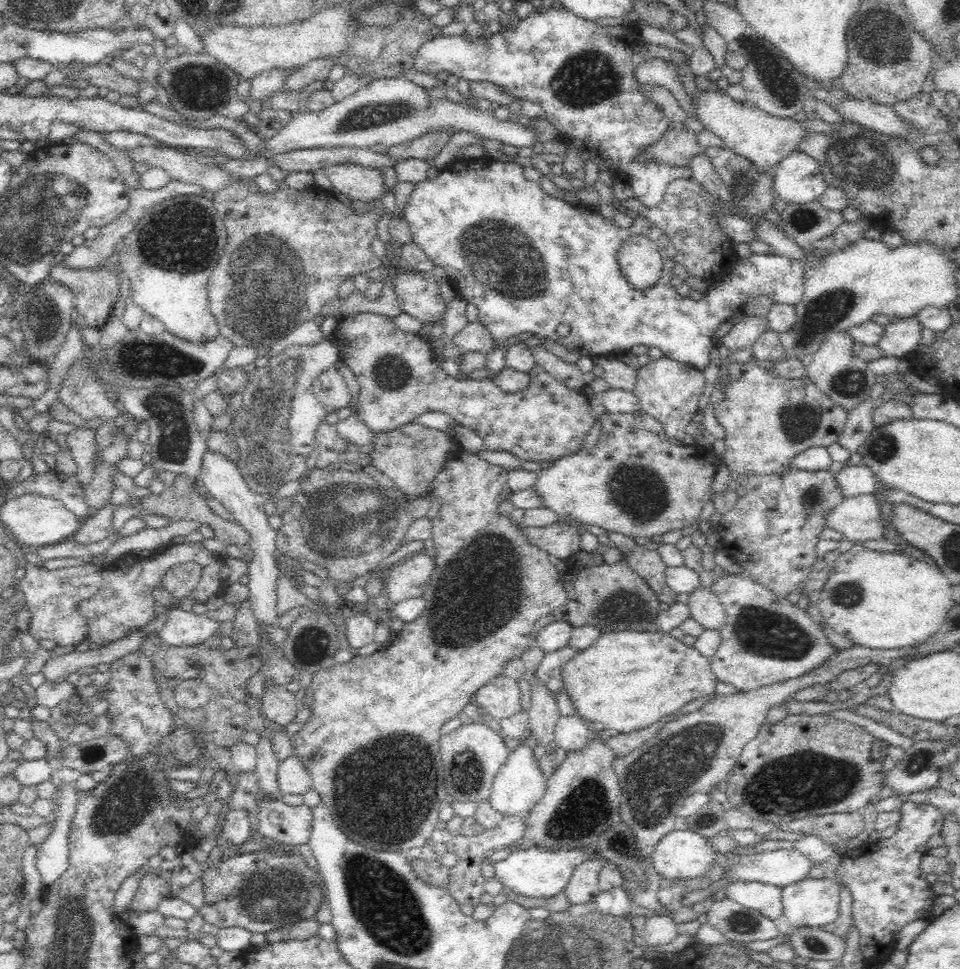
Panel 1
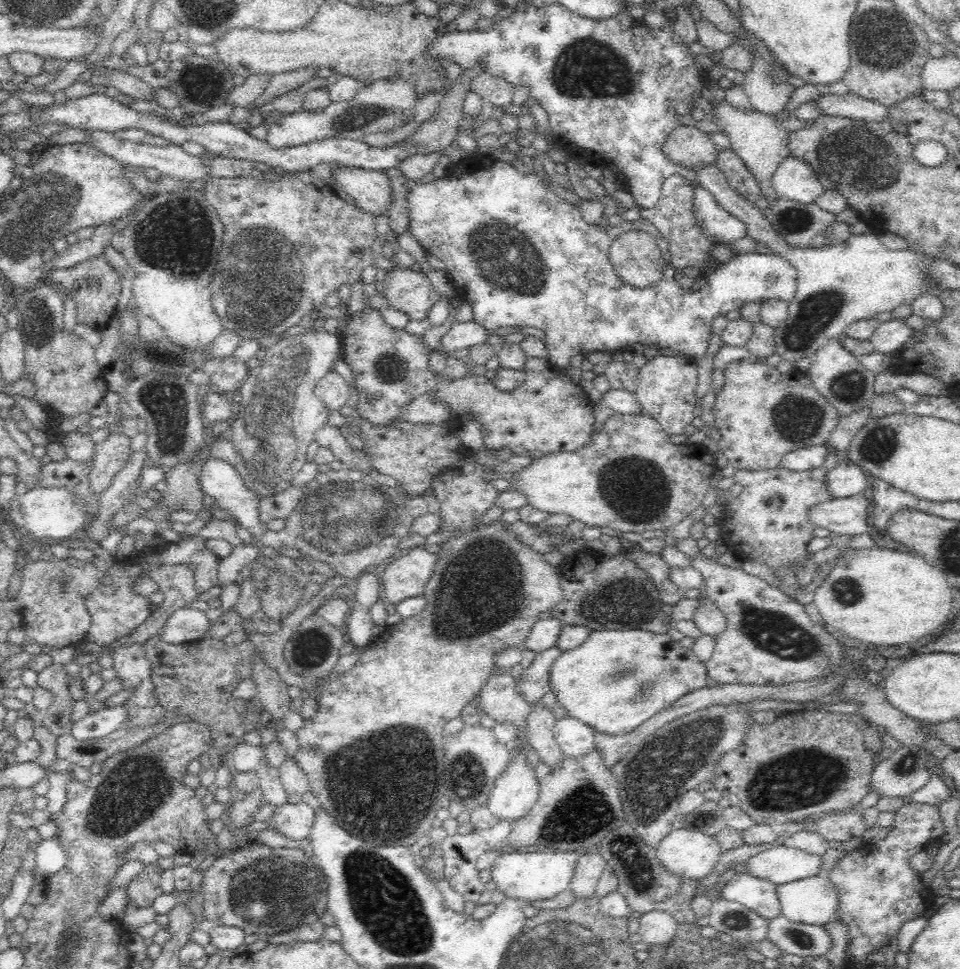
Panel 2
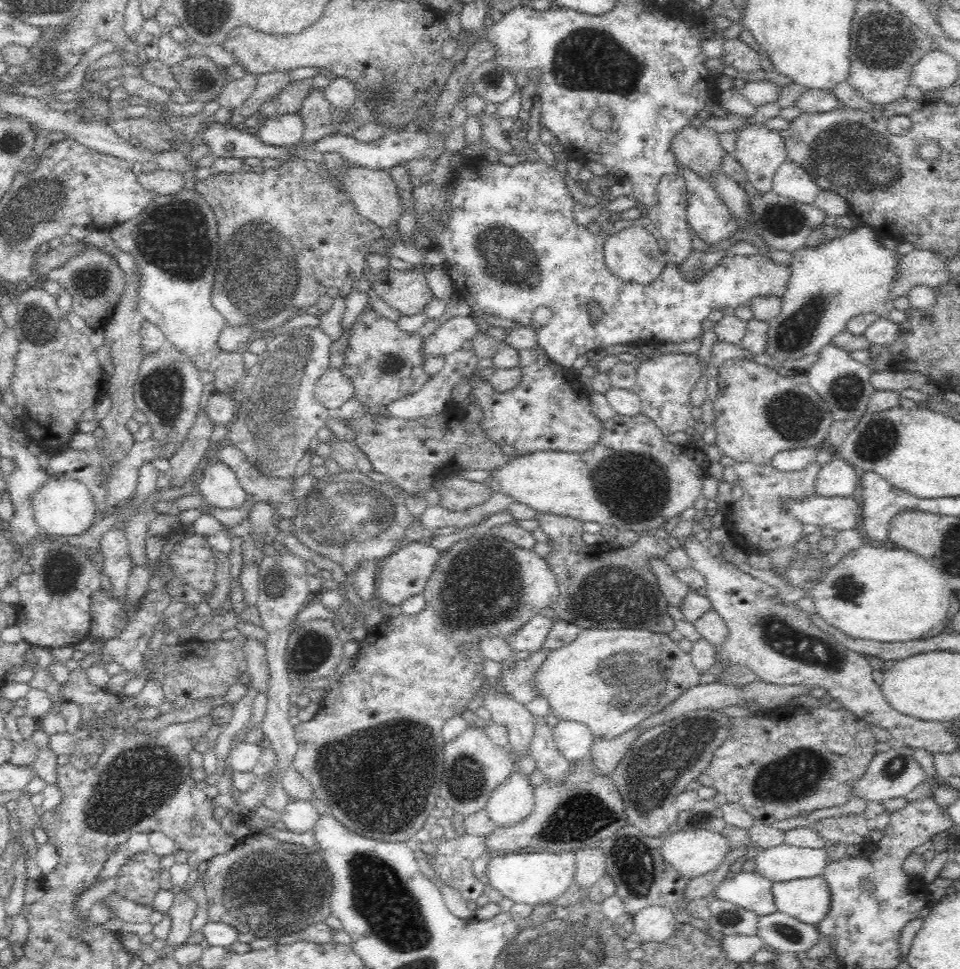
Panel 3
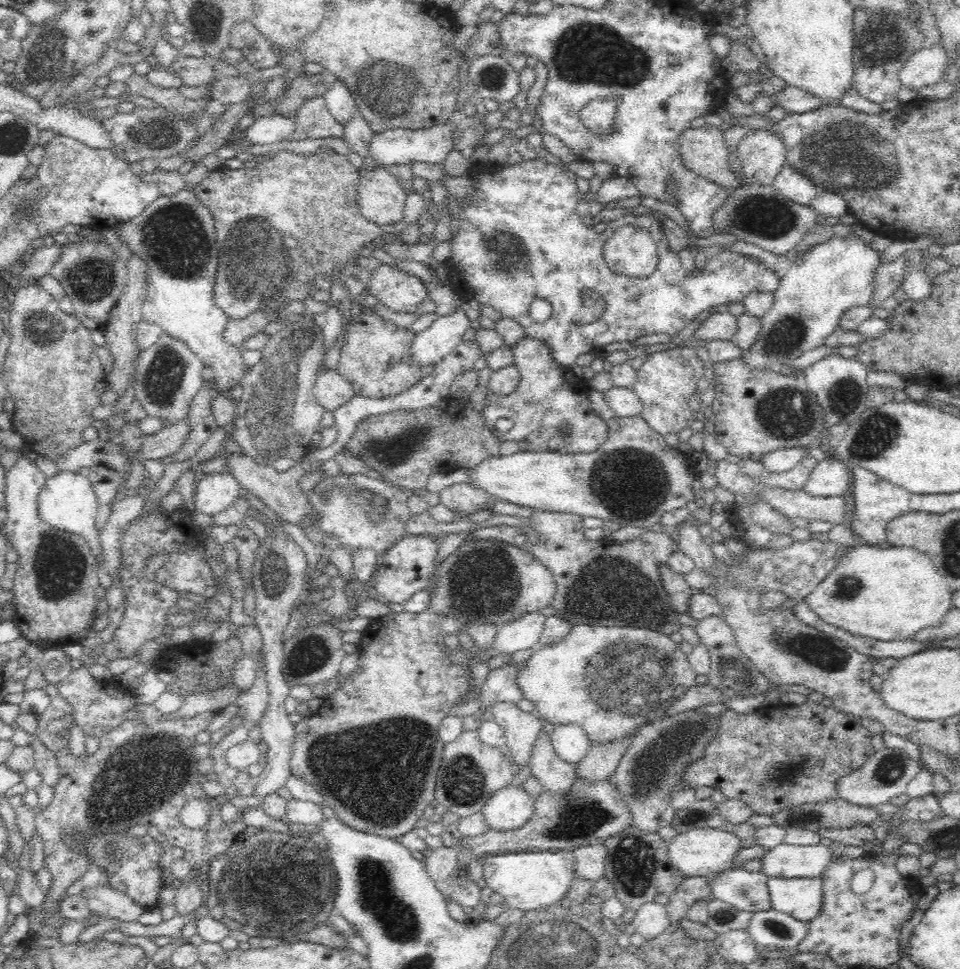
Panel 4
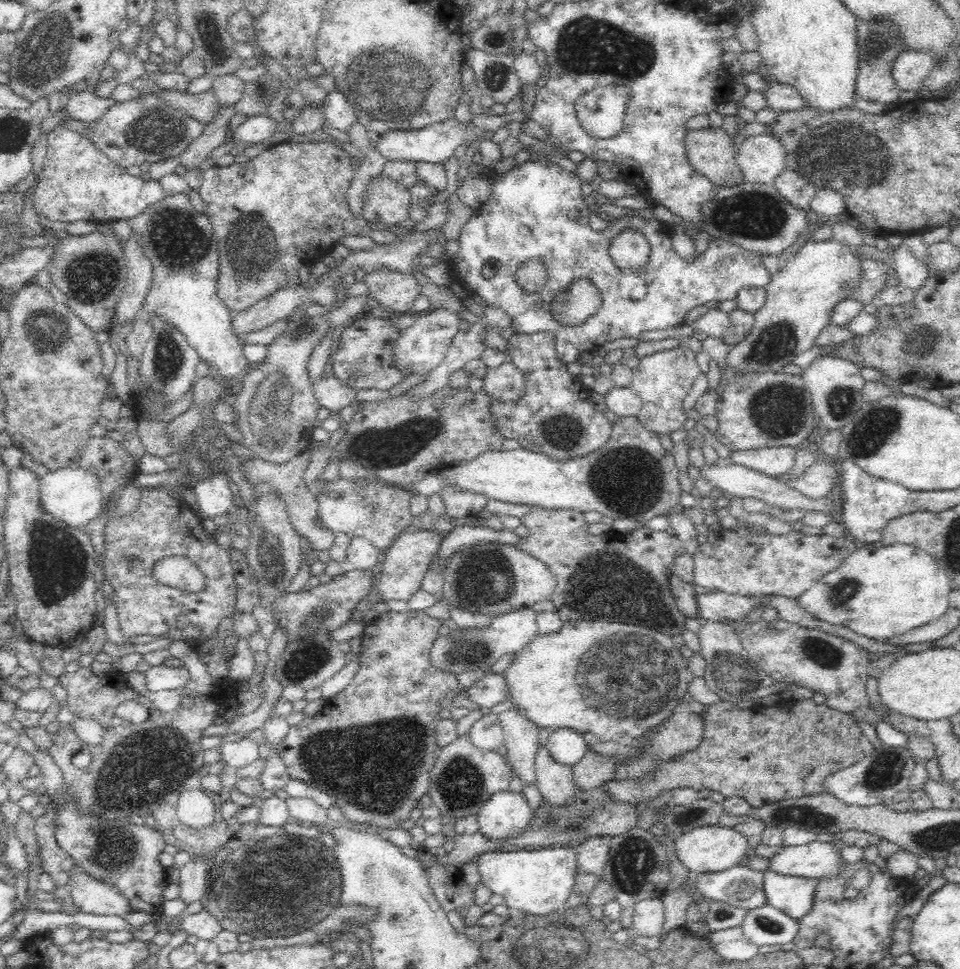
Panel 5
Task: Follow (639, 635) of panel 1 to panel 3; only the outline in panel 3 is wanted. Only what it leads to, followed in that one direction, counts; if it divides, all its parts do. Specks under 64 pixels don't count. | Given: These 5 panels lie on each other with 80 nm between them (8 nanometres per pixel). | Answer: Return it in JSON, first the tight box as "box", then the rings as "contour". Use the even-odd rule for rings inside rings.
{"box":[536,629,707,736],"contour":[[[582,629],[572,644],[549,652],[536,678],[540,696],[548,698],[551,711],[559,720],[585,724],[596,736],[618,736],[636,728],[645,718],[660,712],[689,688],[697,687],[707,677],[694,667],[690,653],[678,647],[667,634],[642,629]]]}

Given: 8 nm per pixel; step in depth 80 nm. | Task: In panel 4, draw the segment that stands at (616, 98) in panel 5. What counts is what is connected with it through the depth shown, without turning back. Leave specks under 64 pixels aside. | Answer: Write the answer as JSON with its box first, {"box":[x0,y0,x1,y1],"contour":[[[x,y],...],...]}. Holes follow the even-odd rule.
{"box":[580,99,616,134],"contour":[[[594,99],[580,113],[585,127],[596,134],[614,132],[616,101],[614,99]]]}

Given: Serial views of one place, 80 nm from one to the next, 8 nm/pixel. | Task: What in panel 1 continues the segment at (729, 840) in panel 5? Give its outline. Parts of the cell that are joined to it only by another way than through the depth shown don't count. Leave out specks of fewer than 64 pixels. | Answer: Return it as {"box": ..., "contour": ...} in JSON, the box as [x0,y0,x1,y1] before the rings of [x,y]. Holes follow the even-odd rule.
{"box":[651,829,714,881],"contour":[[[674,829],[658,842],[651,862],[664,880],[690,881],[712,871],[714,852],[711,841],[701,834]]]}

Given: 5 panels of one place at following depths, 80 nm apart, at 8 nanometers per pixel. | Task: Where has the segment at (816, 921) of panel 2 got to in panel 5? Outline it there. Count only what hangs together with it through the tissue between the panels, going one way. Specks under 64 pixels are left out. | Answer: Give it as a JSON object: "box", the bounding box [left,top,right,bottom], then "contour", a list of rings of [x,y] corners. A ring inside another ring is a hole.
{"box":[764,872,818,921],"contour":[[[764,872],[764,891],[768,905],[800,921],[814,910],[818,894],[818,879],[780,876]]]}

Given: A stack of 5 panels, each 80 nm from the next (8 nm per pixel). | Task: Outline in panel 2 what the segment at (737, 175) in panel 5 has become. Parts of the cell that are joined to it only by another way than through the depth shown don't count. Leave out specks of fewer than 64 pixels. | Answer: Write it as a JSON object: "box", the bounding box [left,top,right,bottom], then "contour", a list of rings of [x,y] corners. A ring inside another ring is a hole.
{"box":[662,125,718,170],"contour":[[[678,125],[662,142],[662,153],[670,162],[693,170],[702,164],[714,165],[718,150],[710,137],[694,125]]]}

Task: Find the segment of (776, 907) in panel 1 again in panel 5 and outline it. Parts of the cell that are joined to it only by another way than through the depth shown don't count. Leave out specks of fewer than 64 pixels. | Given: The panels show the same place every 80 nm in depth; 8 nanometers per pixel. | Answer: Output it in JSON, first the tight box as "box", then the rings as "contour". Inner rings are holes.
{"box":[696,863,768,911],"contour":[[[744,863],[723,872],[700,874],[696,878],[698,891],[705,901],[724,902],[748,911],[768,905],[764,873],[750,870]]]}

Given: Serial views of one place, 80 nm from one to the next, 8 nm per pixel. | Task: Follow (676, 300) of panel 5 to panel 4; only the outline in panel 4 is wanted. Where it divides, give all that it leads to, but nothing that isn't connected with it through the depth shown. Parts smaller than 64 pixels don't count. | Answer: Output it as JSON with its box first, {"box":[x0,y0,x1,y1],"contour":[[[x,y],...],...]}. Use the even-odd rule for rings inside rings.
{"box":[446,158,781,367],"contour":[[[540,158],[534,160],[523,160],[516,164],[510,164],[509,166],[497,165],[491,162],[477,160],[472,162],[472,166],[467,176],[471,179],[471,182],[474,182],[475,184],[474,193],[472,199],[461,202],[460,205],[462,212],[457,218],[456,230],[451,232],[451,237],[448,239],[451,245],[451,253],[450,257],[446,260],[446,278],[450,281],[451,288],[460,294],[464,299],[474,298],[474,300],[478,302],[478,306],[490,306],[490,308],[494,308],[496,312],[500,312],[504,318],[515,320],[520,326],[522,326],[522,328],[524,328],[528,337],[534,337],[534,339],[540,340],[542,343],[544,343],[544,345],[548,346],[548,349],[550,349],[550,354],[552,355],[552,359],[554,359],[563,367],[574,366],[574,364],[576,364],[576,360],[578,360],[578,356],[582,356],[582,354],[596,352],[601,353],[604,346],[608,346],[608,344],[614,344],[614,342],[633,342],[639,336],[648,336],[650,334],[668,334],[670,338],[674,338],[674,336],[686,328],[687,324],[690,324],[694,320],[698,319],[700,314],[706,314],[706,312],[710,312],[714,306],[722,306],[722,304],[724,304],[724,306],[730,306],[731,304],[738,304],[738,302],[742,303],[751,292],[764,292],[773,294],[773,292],[778,290],[779,284],[781,283],[781,277],[778,276],[776,268],[768,268],[756,257],[740,255],[734,252],[727,252],[724,250],[724,247],[718,247],[715,251],[709,254],[708,263],[705,266],[705,269],[701,273],[695,273],[693,275],[682,267],[682,263],[680,263],[678,255],[670,251],[670,247],[668,247],[668,241],[666,241],[666,235],[664,235],[660,225],[658,225],[658,221],[656,221],[654,217],[642,217],[638,215],[633,216],[630,214],[625,214],[622,218],[620,218],[620,222],[622,222],[624,225],[645,224],[647,226],[651,235],[656,241],[656,246],[659,250],[660,264],[659,268],[653,272],[653,275],[649,276],[647,279],[633,279],[616,274],[614,271],[608,268],[608,265],[606,265],[606,261],[604,260],[603,246],[607,240],[606,236],[603,233],[598,234],[595,231],[590,230],[588,226],[584,225],[584,222],[576,213],[576,204],[578,204],[579,194],[576,187],[577,176],[573,172],[570,172],[569,170],[562,170],[561,165],[548,163],[548,161]],[[584,291],[592,291],[596,293],[596,295],[602,297],[602,302],[604,302],[605,308],[608,308],[608,320],[595,319],[594,324],[591,324],[591,321],[578,320],[575,315],[575,309],[580,308],[580,296]],[[536,298],[550,302],[553,308],[552,317],[550,317],[549,320],[542,325],[533,323],[532,319],[528,315],[528,308],[530,308],[530,305],[536,300]]]}

